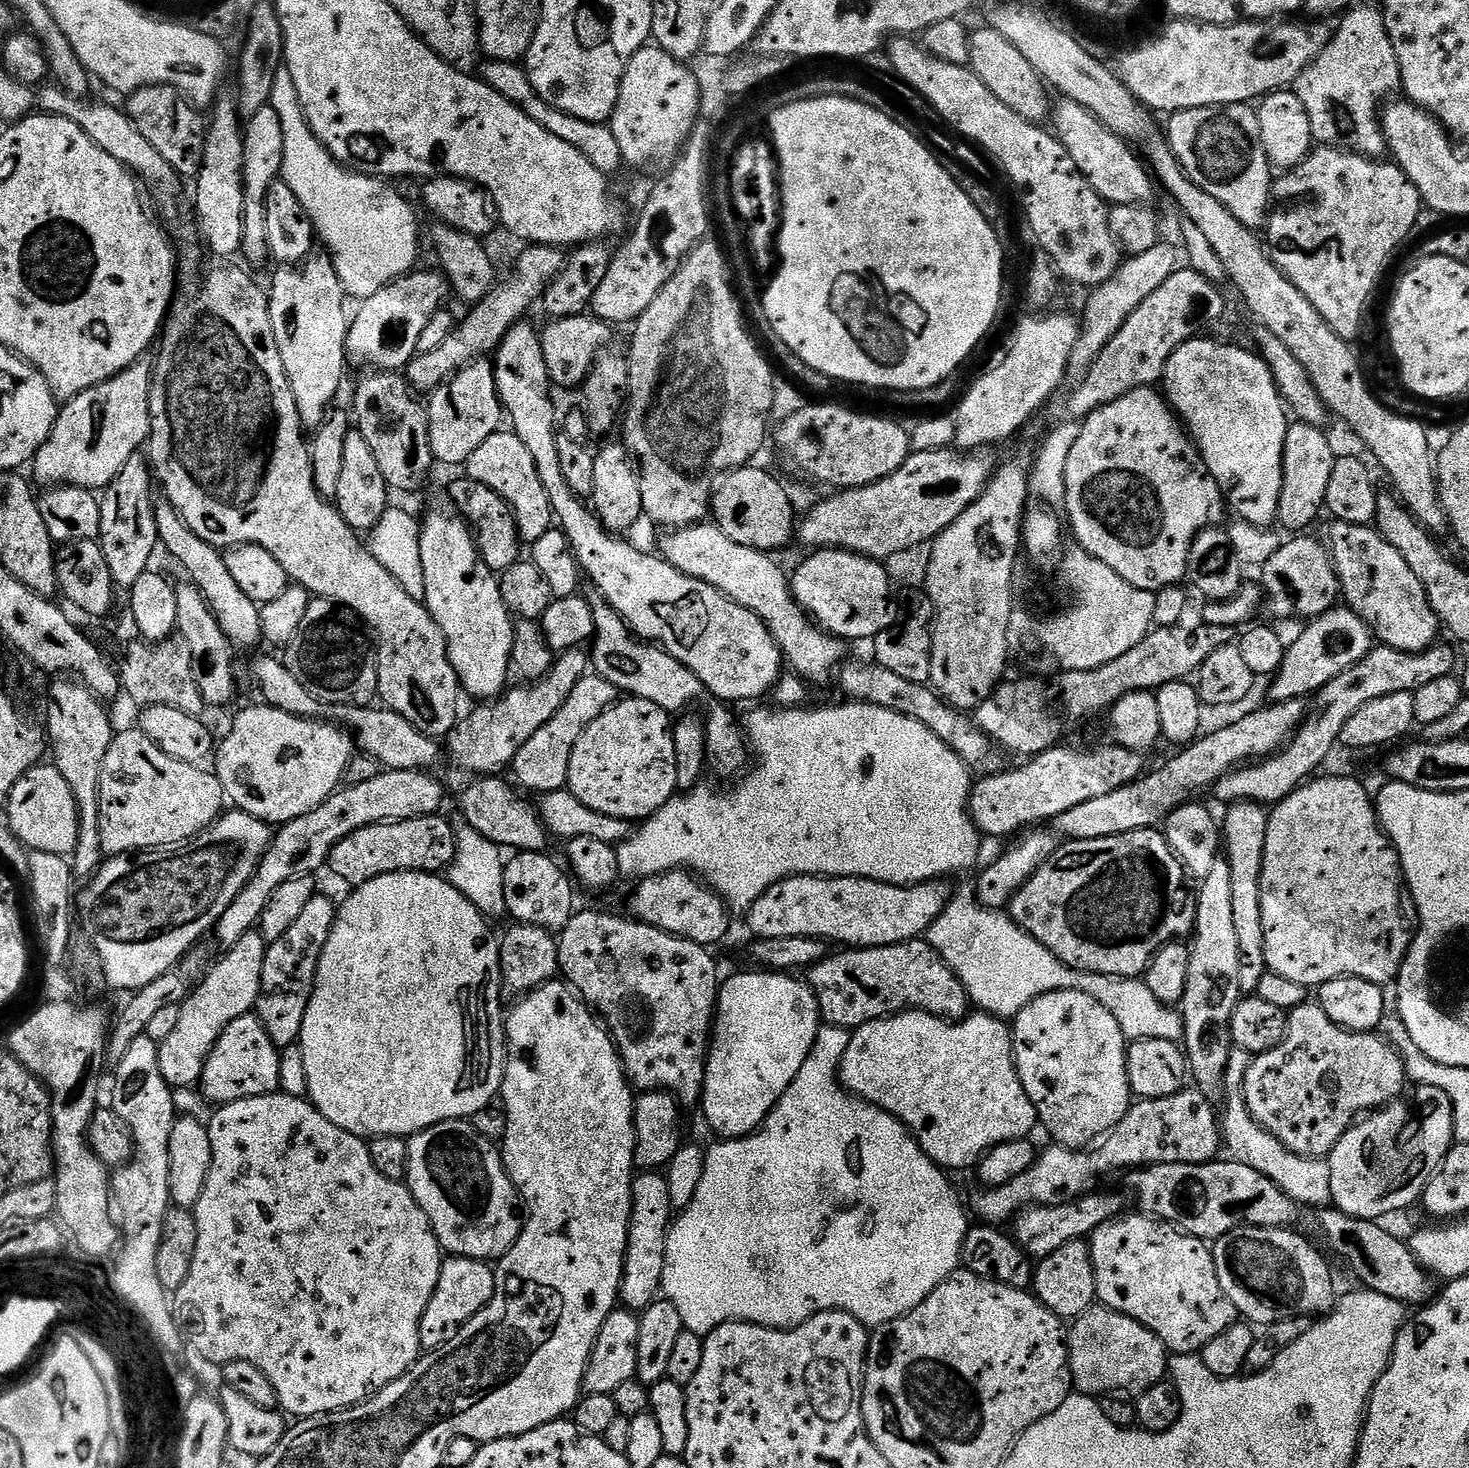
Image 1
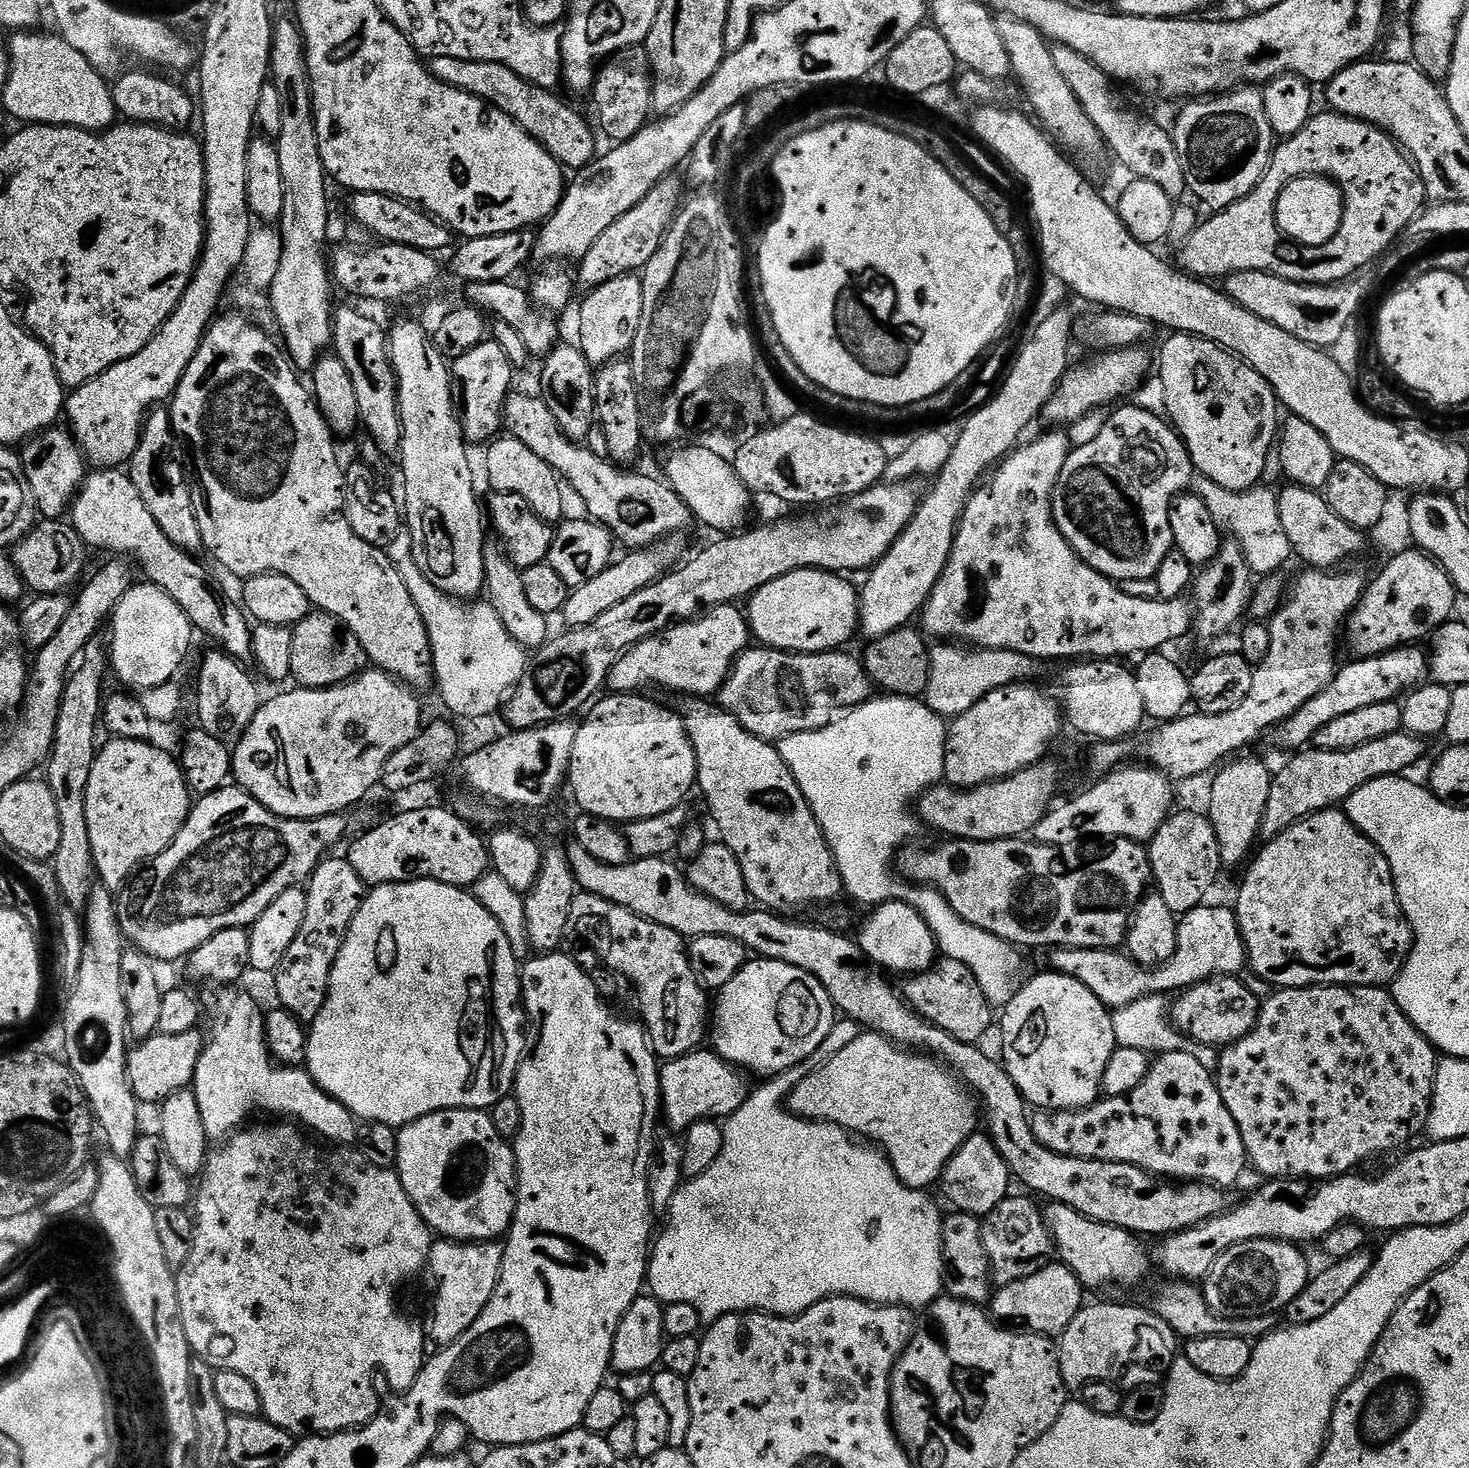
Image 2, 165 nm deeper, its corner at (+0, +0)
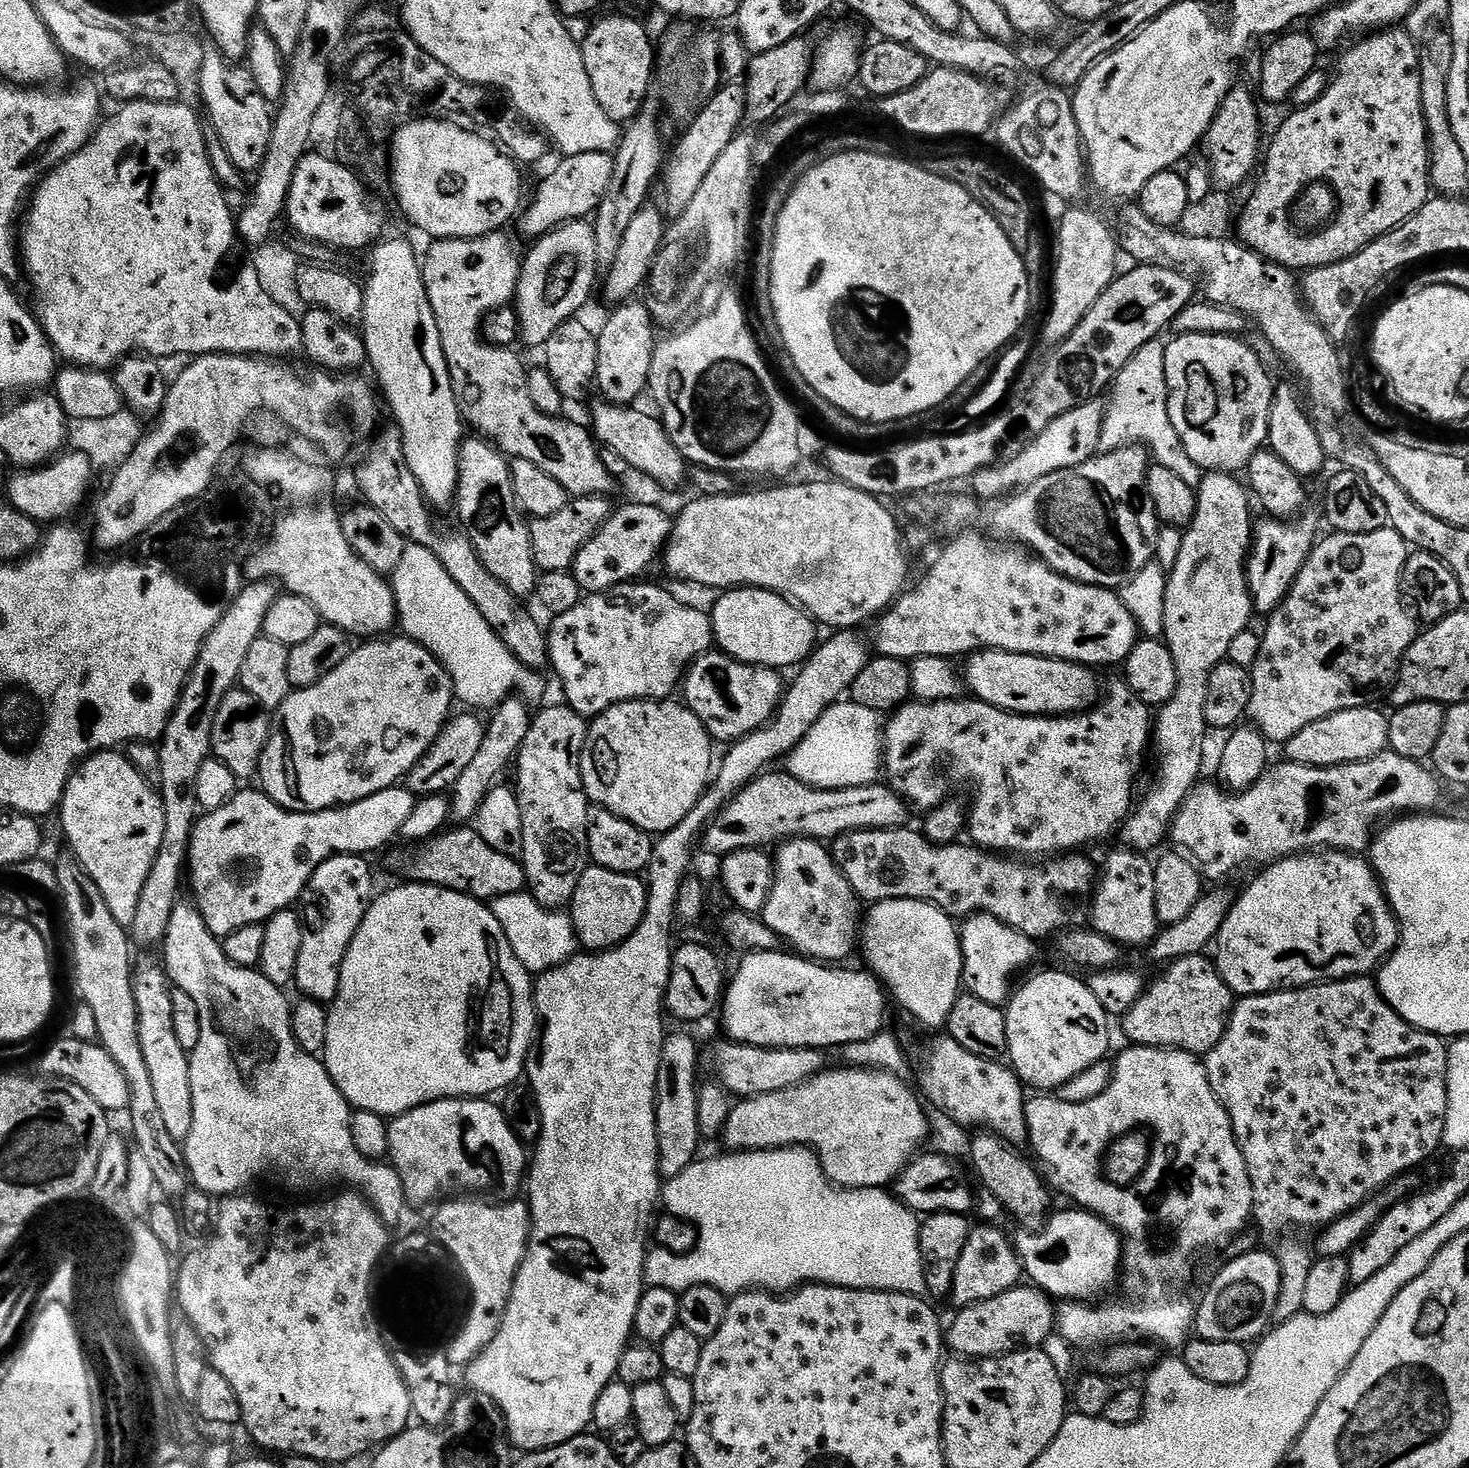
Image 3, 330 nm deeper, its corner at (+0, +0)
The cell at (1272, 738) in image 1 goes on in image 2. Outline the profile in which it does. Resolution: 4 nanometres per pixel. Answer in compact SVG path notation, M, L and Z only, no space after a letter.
M1405 646L1402 648L1392 648L1389 652L1383 652L1377 656L1366 656L1353 659L1353 664L1348 664L1337 671L1336 677L1302 710L1284 721L1279 728L1275 729L1274 737L1284 748L1291 750L1304 750L1315 741L1318 730L1326 726L1329 722L1334 722L1334 718L1342 718L1346 714L1351 714L1353 710L1363 710L1366 706L1378 706L1378 702L1396 702L1405 694L1412 691L1429 675L1430 660L1420 646Z

